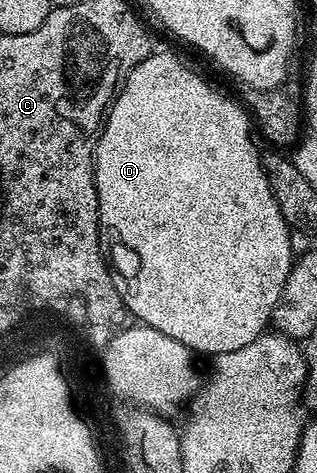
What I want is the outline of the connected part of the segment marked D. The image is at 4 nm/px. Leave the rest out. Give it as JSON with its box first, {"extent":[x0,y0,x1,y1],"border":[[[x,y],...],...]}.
{"extent":[94,51,294,355],"border":[[[153,51],[145,61],[138,63],[138,67],[130,71],[130,75],[121,84],[120,92],[116,94],[116,100],[112,102],[105,116],[96,142],[94,164],[101,226],[105,230],[113,229],[117,239],[130,252],[136,253],[137,259],[140,260],[140,266],[136,269],[136,282],[132,285],[132,294],[129,292],[126,297],[130,311],[138,320],[144,320],[152,331],[162,331],[162,335],[178,339],[178,343],[185,350],[193,349],[196,353],[208,353],[207,355],[238,351],[238,347],[254,343],[254,339],[258,339],[260,334],[269,328],[272,313],[284,293],[286,279],[290,275],[294,260],[290,247],[290,226],[283,218],[272,194],[271,183],[264,170],[262,153],[256,150],[256,145],[252,142],[253,122],[245,106],[241,105],[223,97],[210,82],[203,81],[186,62],[179,61],[174,54]]]}

